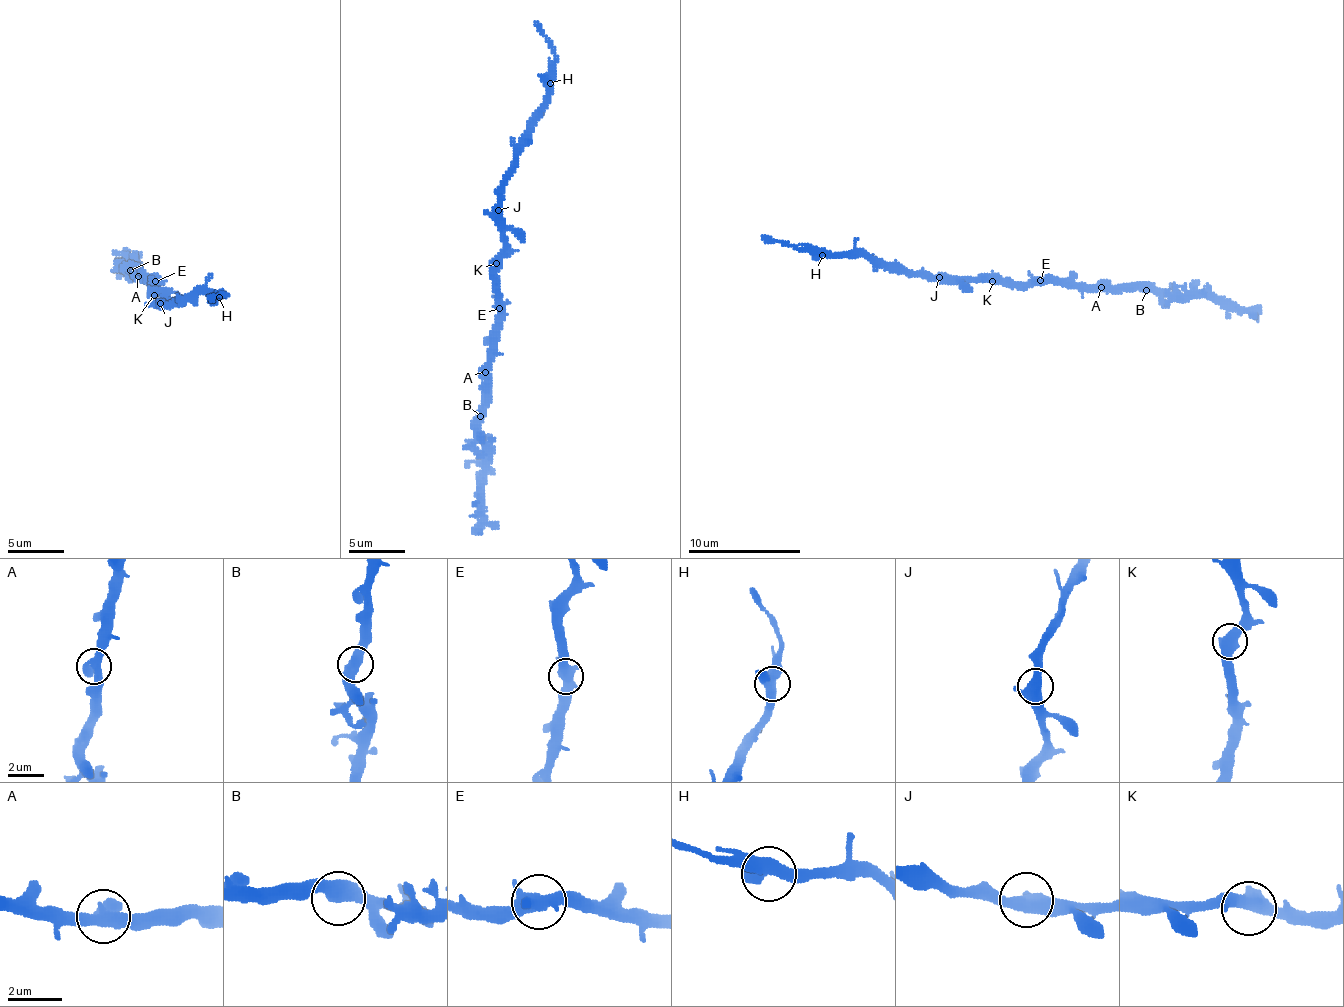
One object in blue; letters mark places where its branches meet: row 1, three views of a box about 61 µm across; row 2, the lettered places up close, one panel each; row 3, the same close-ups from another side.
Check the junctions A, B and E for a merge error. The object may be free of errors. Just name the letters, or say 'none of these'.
none of these

